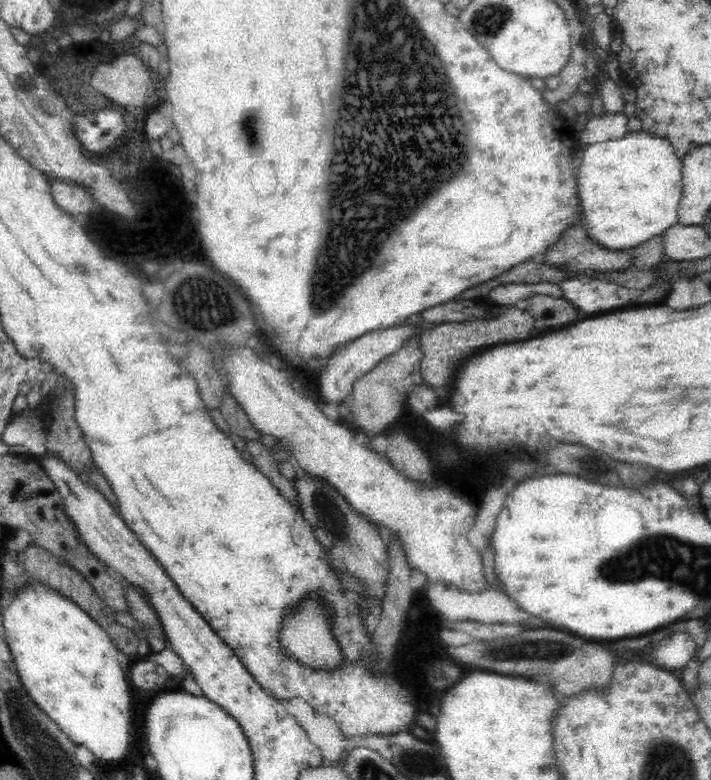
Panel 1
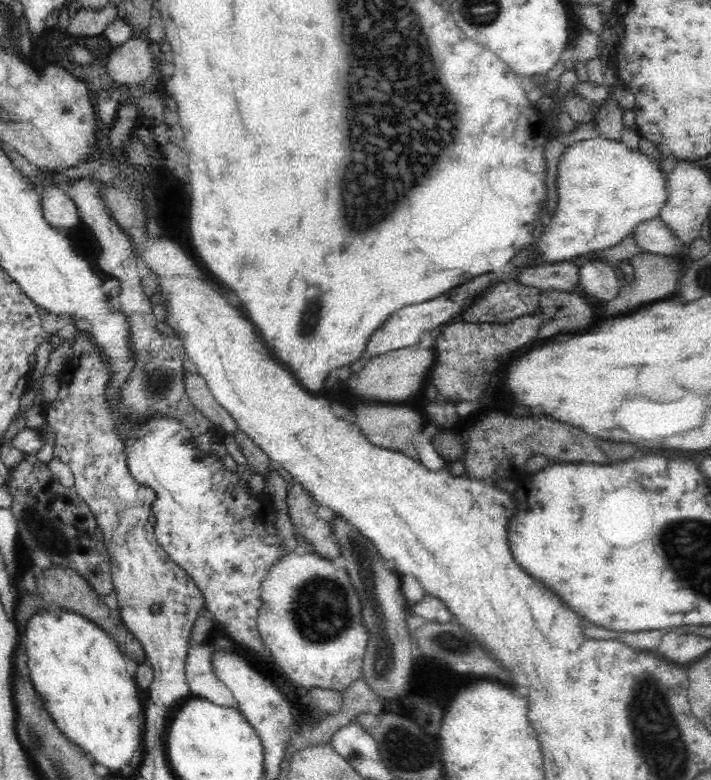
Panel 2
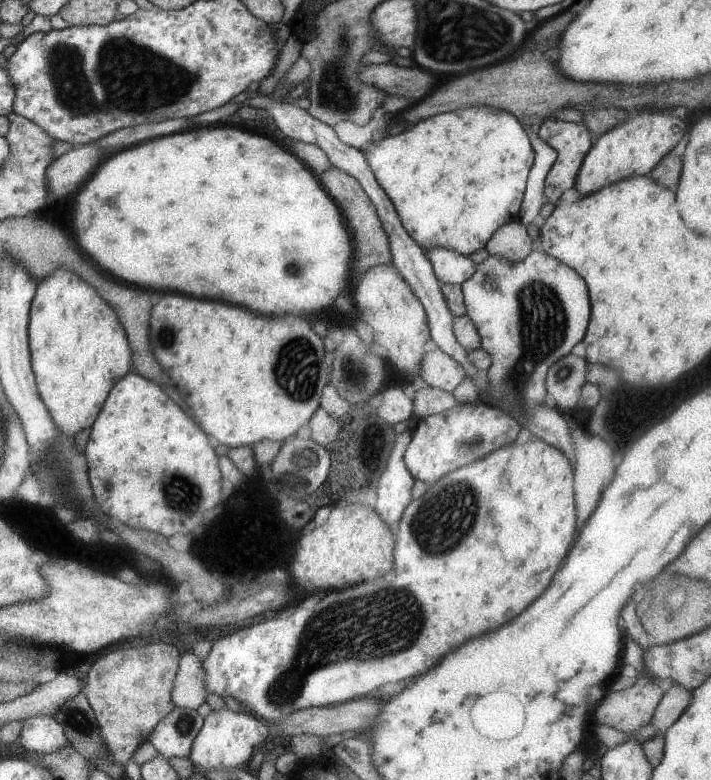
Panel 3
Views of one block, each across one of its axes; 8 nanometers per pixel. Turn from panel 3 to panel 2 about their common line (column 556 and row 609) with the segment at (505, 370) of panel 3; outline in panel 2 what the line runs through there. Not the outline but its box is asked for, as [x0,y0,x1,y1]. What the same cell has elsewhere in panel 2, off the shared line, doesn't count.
[257,552,366,690]

